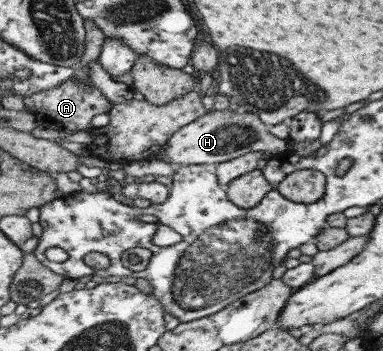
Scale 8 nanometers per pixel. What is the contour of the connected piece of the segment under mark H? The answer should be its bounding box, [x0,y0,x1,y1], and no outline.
[154,110,291,165]

